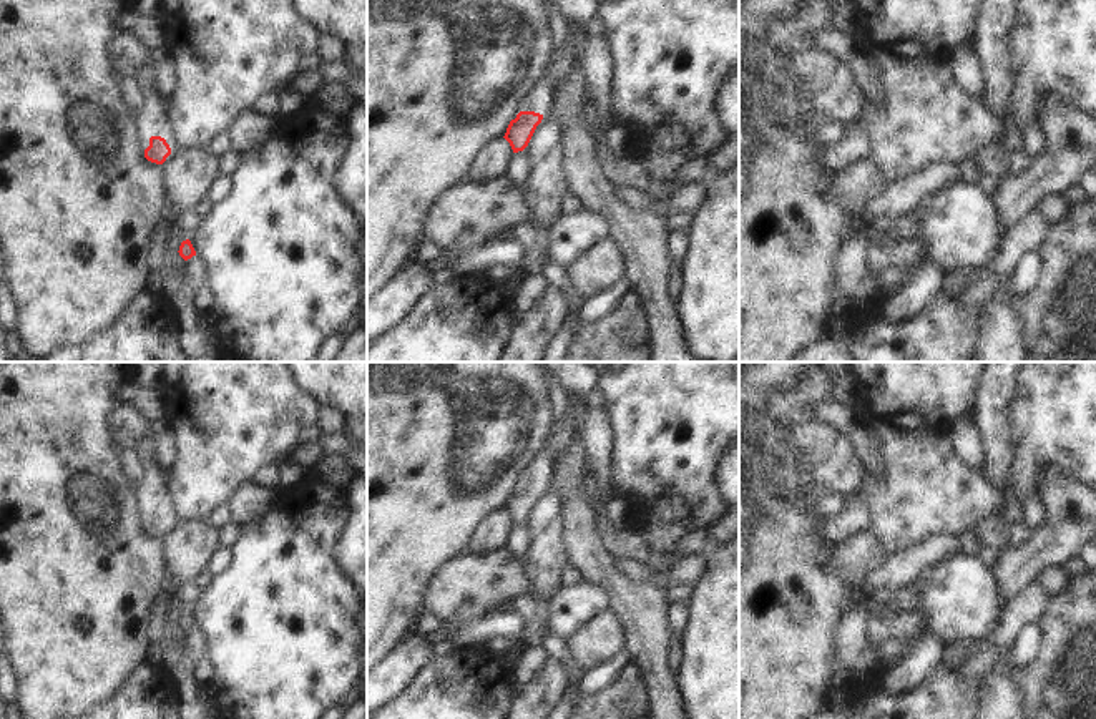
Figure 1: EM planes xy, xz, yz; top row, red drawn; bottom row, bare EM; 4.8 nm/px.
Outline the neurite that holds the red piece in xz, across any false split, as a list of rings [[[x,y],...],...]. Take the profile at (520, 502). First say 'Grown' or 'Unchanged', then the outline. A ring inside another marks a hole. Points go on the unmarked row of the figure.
Grown. [[[543,445],[543,448],[520,472],[516,480],[521,483],[510,493],[503,508],[510,515],[513,525],[523,523],[528,518],[536,498],[541,495],[543,487],[551,480],[551,477],[551,452]]]

